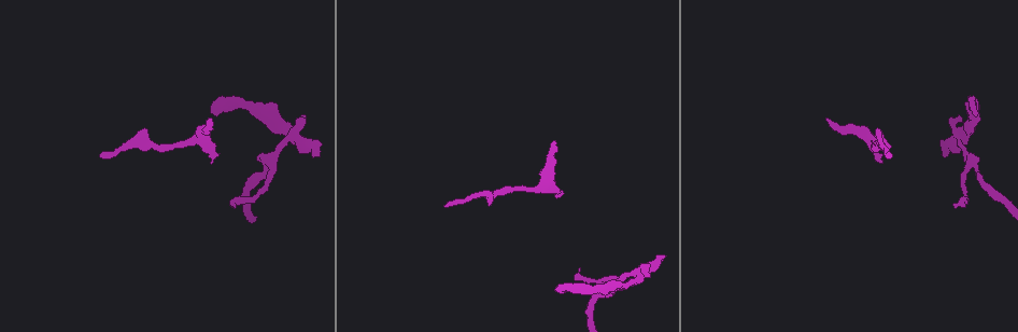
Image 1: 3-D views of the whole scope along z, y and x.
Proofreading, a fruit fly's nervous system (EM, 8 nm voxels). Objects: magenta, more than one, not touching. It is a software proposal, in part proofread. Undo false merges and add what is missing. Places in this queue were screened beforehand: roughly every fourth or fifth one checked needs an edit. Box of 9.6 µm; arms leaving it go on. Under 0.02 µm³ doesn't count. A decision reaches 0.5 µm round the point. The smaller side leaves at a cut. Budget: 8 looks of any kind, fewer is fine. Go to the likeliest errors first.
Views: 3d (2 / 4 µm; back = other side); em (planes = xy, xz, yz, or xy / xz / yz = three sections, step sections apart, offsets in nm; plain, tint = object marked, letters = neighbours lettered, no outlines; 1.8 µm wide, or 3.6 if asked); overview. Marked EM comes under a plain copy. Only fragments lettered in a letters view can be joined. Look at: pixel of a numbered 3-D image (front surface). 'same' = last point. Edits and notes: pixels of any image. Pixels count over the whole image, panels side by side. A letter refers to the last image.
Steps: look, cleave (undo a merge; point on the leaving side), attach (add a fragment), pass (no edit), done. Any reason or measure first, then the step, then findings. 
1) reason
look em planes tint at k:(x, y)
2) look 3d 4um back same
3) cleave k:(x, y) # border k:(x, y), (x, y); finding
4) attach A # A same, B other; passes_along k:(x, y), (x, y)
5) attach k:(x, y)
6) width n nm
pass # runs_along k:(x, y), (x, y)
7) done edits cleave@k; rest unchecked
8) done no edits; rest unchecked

an open end
look em planes letters at 1:(210, 119)

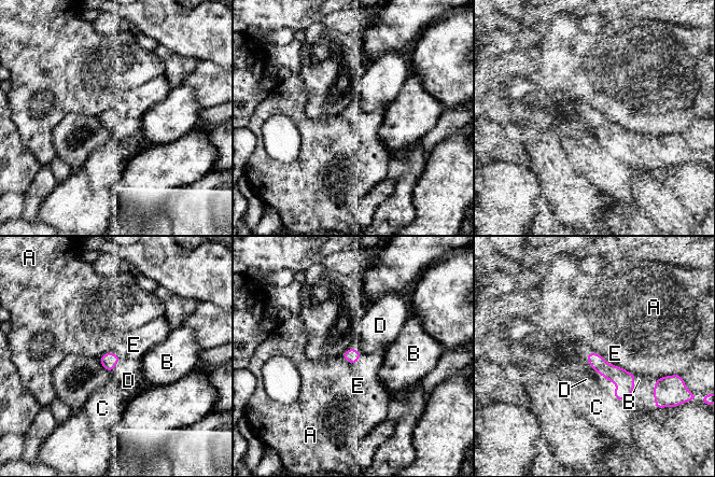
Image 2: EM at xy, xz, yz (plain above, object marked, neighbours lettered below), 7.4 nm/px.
width 110 nm
attach E # A other, B other, C other, D other, E same; it goes on there

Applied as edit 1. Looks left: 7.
an open end
look em 3.6um planes letters at 1:(557, 195)

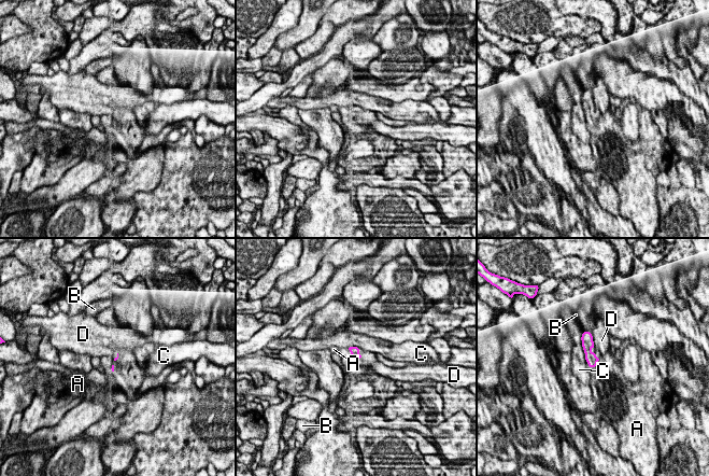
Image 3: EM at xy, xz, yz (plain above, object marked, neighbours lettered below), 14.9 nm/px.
pass # A other, B other, C other, D other; border 3:(593, 341), (595, 347); no lettered fragment goes on from it

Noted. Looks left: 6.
free end
look 3d 4um at 1:(955, 205)

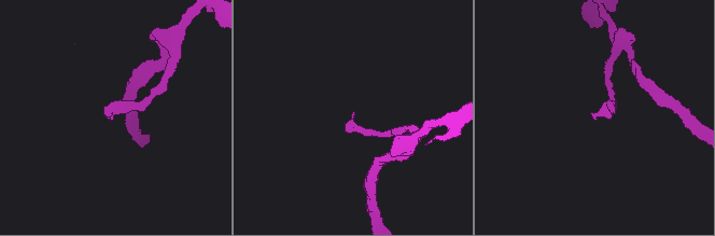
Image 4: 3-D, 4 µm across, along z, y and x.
look em planes letters at 4:(593, 120)

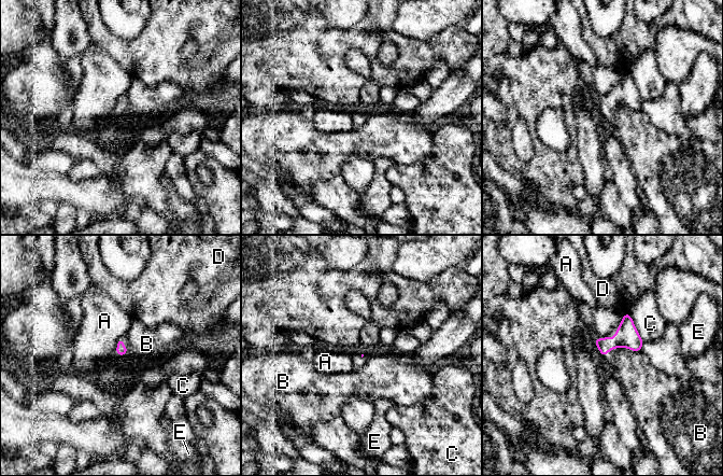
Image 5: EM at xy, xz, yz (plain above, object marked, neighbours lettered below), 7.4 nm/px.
pass # A other, B other, C other, D other, E other; border 5:(617, 347), (626, 347), (640, 351); no lettered fragment goes on from it

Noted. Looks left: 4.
done edits attach@2; rest unchecked

